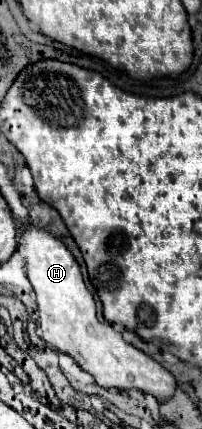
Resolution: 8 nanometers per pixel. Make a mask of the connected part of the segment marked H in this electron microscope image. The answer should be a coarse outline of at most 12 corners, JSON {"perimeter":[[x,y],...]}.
{"perimeter":[[20,233],[40,335],[100,387],[168,401],[176,379],[96,319],[62,241]]}

